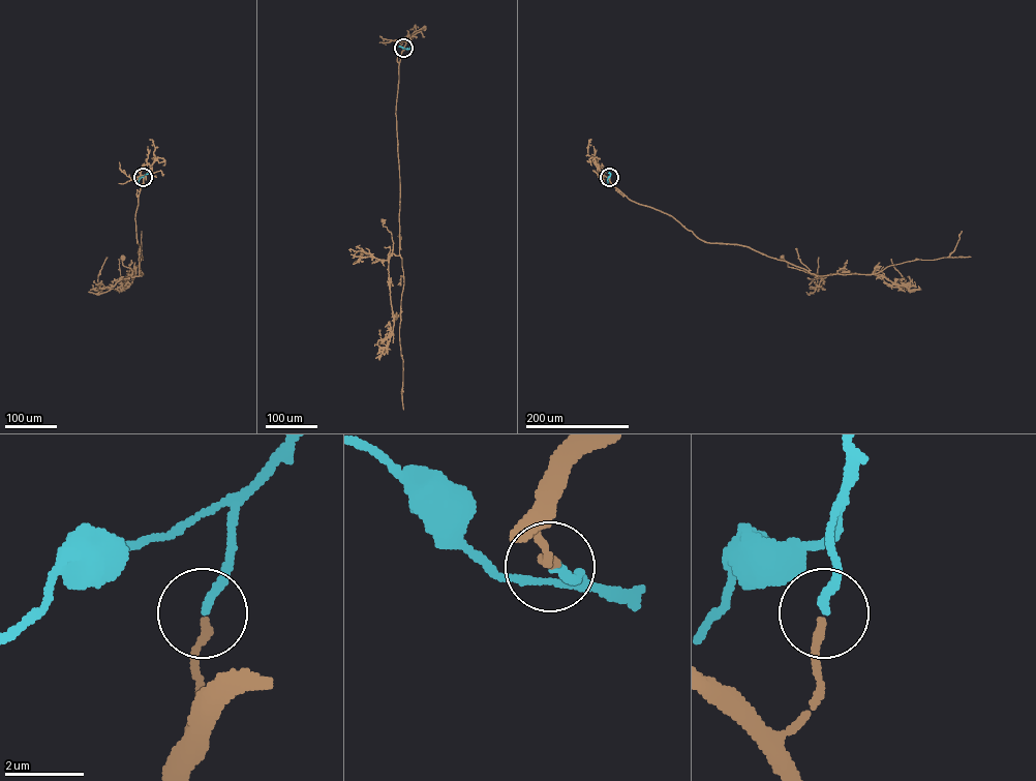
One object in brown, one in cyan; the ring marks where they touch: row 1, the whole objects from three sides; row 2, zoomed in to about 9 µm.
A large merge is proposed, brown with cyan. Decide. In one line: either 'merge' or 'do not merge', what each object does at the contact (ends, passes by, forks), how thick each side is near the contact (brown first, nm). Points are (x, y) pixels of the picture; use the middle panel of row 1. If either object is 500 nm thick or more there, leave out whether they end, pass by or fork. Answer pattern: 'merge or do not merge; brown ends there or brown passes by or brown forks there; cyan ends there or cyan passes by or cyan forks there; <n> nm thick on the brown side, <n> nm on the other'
merge; brown ends there; cyan ends there; 190 nm thick on the brown side, 200 nm on the other

